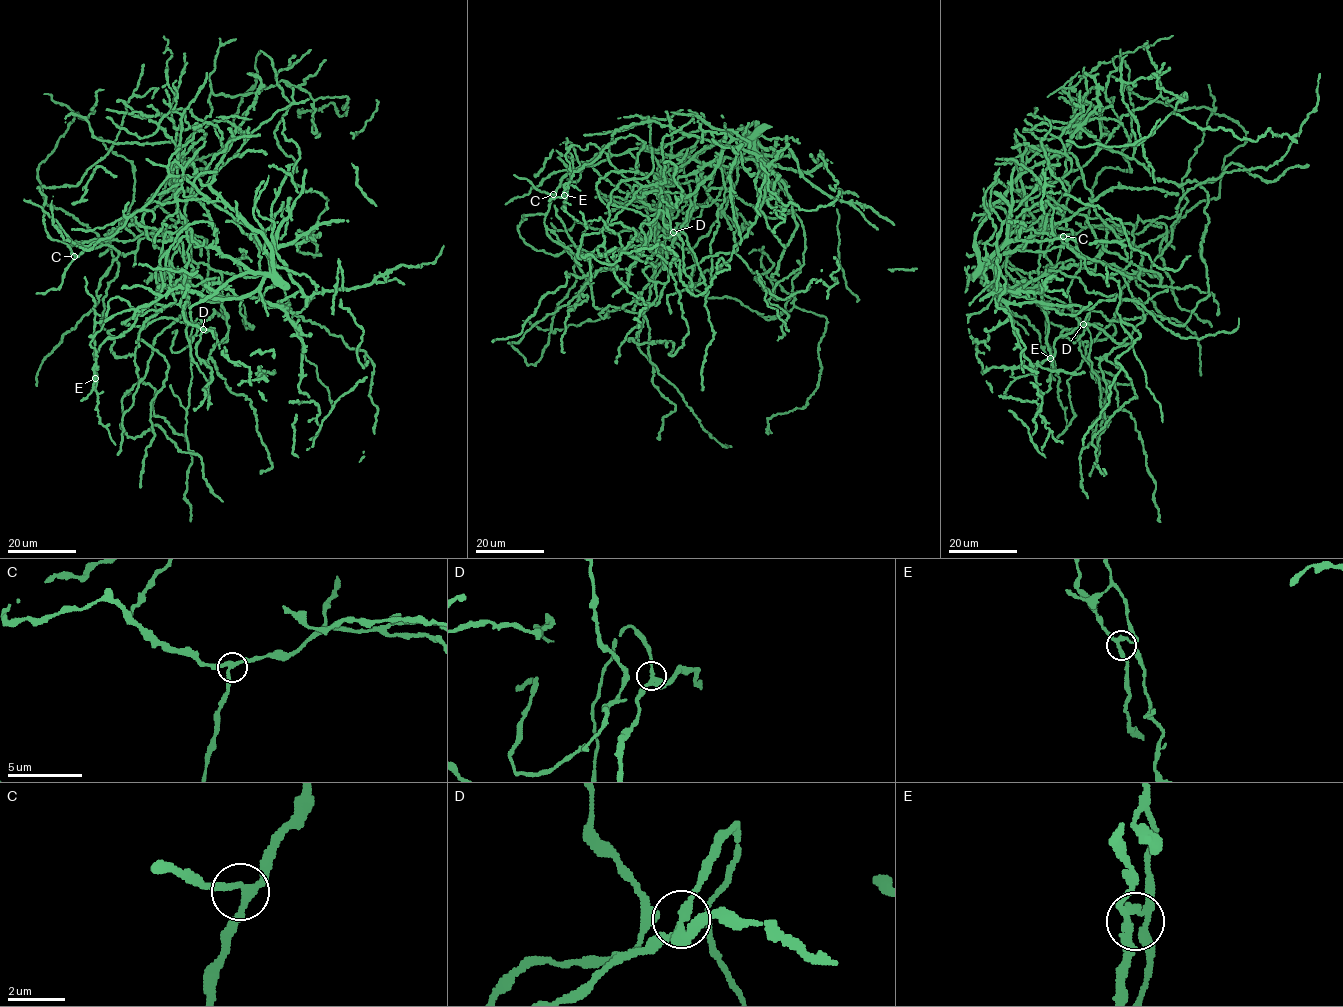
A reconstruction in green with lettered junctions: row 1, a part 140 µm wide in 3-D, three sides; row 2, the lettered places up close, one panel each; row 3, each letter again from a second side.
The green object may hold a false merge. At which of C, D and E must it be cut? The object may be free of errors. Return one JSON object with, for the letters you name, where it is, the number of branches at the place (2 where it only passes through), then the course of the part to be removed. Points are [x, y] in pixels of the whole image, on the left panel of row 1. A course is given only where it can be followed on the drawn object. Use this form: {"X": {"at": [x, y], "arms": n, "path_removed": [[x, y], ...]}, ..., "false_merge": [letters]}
{"D": {"at": [203, 329], "arms": 3, "path_removed": [[203, 329], [197, 318], [189, 336], [191, 376], [186, 435], [193, 455]]}, "false_merge": ["D"]}

